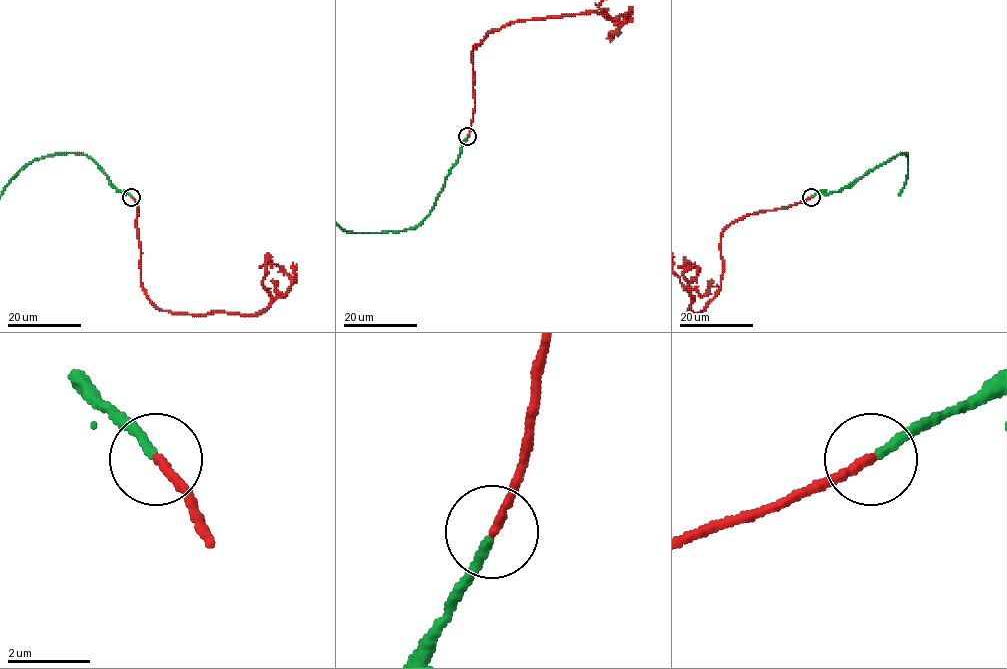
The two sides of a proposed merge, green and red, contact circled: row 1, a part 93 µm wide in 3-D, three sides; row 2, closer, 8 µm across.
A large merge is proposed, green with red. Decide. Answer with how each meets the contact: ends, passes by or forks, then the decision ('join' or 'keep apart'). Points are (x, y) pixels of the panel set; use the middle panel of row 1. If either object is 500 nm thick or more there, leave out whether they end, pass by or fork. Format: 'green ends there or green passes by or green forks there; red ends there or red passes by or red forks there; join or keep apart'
green ends there; red ends there; join

